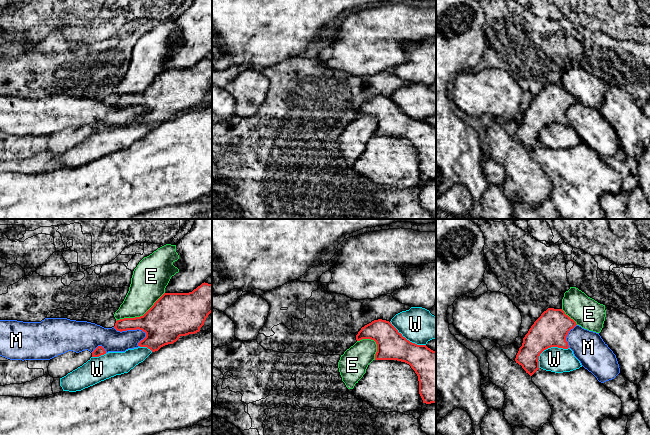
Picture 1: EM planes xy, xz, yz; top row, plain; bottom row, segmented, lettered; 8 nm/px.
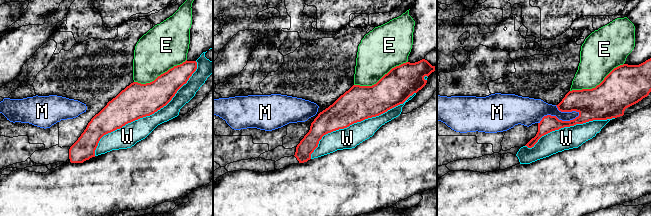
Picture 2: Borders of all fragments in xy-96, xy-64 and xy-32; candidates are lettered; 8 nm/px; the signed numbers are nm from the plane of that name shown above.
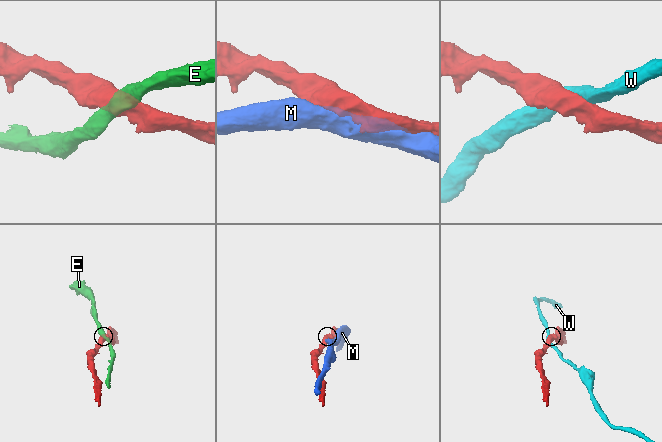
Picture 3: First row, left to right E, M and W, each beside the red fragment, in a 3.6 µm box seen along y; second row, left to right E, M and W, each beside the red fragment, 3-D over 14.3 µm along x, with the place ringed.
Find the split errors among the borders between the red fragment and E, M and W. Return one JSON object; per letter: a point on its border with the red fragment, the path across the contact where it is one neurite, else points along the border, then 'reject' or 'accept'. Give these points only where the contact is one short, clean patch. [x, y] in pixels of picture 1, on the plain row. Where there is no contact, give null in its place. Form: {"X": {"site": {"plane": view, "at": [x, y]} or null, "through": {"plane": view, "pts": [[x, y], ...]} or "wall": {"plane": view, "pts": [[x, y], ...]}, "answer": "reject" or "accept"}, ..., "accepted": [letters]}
{"E": {"site": {"plane": "xy", "at": [140, 92]}, "answer": "reject"}, "M": {"site": {"plane": "xy", "at": [131, 105]}, "answer": "reject"}, "W": {"site": {"plane": "yz", "at": [547, 124]}, "answer": "reject"}, "accepted": []}

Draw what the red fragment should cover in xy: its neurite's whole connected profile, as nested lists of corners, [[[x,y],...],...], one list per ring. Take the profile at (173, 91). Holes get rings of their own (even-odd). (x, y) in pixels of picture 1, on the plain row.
[[[204,58],[189,69],[164,69],[143,92],[117,96],[114,104],[120,108],[142,106],[146,113],[138,122],[147,123],[155,128],[165,121],[173,120],[180,112],[199,108],[211,88],[212,60]]]

